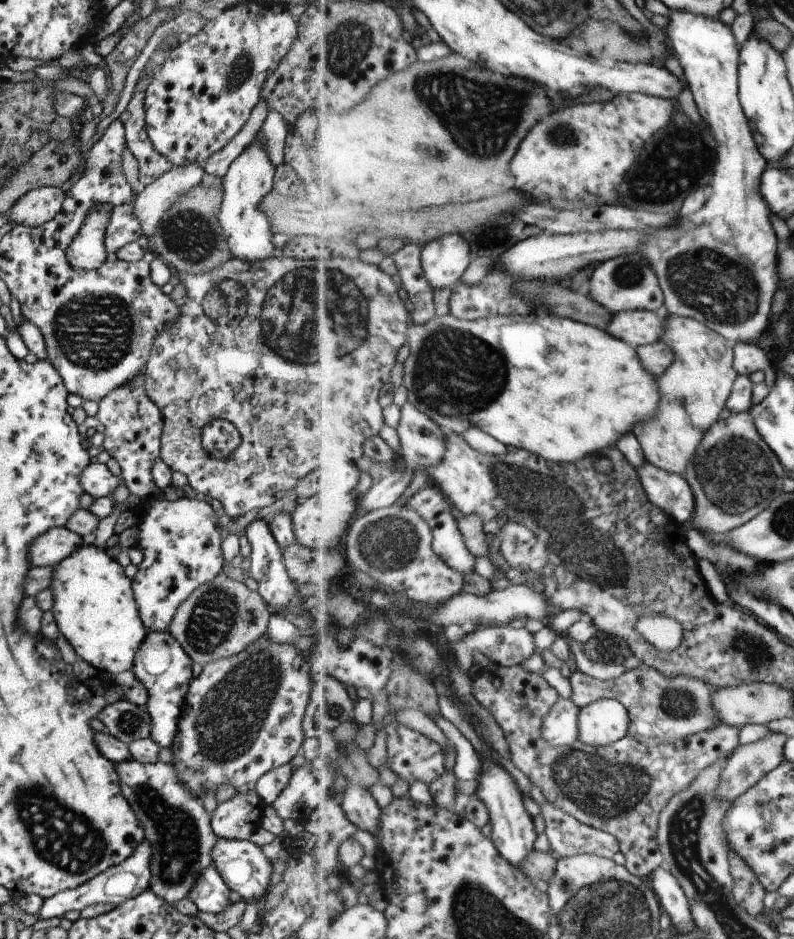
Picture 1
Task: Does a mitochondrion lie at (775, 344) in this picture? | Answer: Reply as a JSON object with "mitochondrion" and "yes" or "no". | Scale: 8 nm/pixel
{"mitochondrion":"no"}

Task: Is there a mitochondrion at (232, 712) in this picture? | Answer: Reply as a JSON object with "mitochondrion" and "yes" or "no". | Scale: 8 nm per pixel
{"mitochondrion":"yes"}

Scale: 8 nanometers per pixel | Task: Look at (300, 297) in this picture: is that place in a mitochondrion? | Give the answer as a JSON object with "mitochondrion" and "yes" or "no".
{"mitochondrion":"yes"}

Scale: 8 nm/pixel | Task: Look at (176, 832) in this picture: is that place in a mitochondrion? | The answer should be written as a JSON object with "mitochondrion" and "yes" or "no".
{"mitochondrion":"yes"}

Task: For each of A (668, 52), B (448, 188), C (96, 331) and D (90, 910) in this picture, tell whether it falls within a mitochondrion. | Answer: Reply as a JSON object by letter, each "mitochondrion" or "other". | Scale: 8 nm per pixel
{"A":"other","B":"other","C":"mitochondrion","D":"other"}

